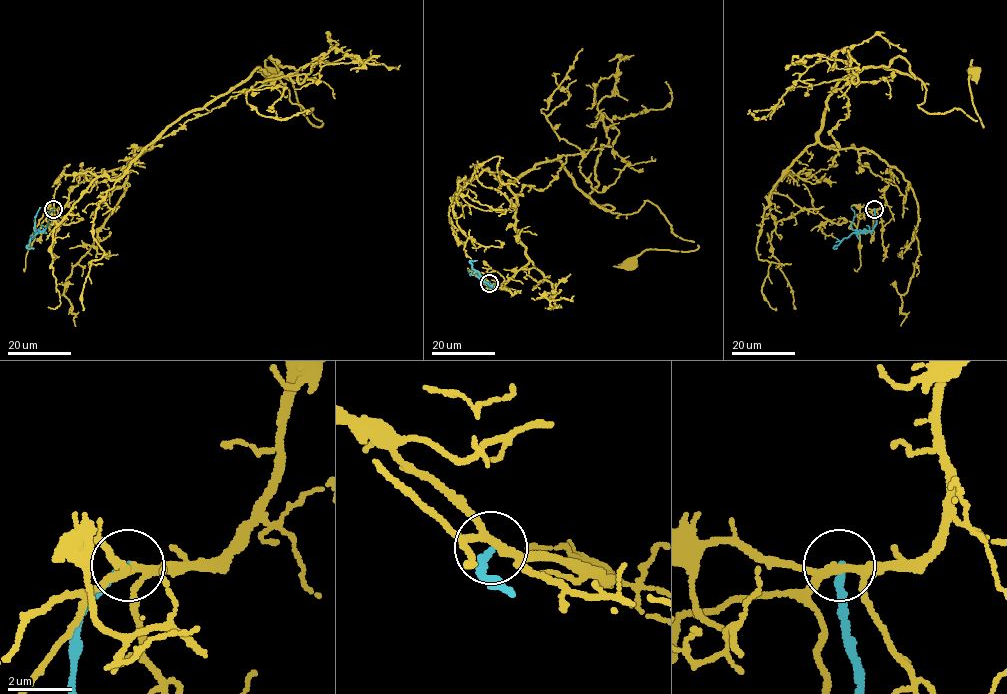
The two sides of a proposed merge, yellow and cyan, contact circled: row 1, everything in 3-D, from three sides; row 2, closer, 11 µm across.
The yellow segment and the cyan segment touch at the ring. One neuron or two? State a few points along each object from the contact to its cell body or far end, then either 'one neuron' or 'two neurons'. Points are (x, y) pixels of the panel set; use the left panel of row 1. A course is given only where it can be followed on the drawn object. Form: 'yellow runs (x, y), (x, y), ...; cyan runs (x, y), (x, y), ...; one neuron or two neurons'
yellow runs (53, 209), (257, 67), (322, 124), (304, 115), (291, 79), (270, 72); cyan runs (53, 209), (44, 230), (30, 238), (26, 246), (34, 248); two neurons

